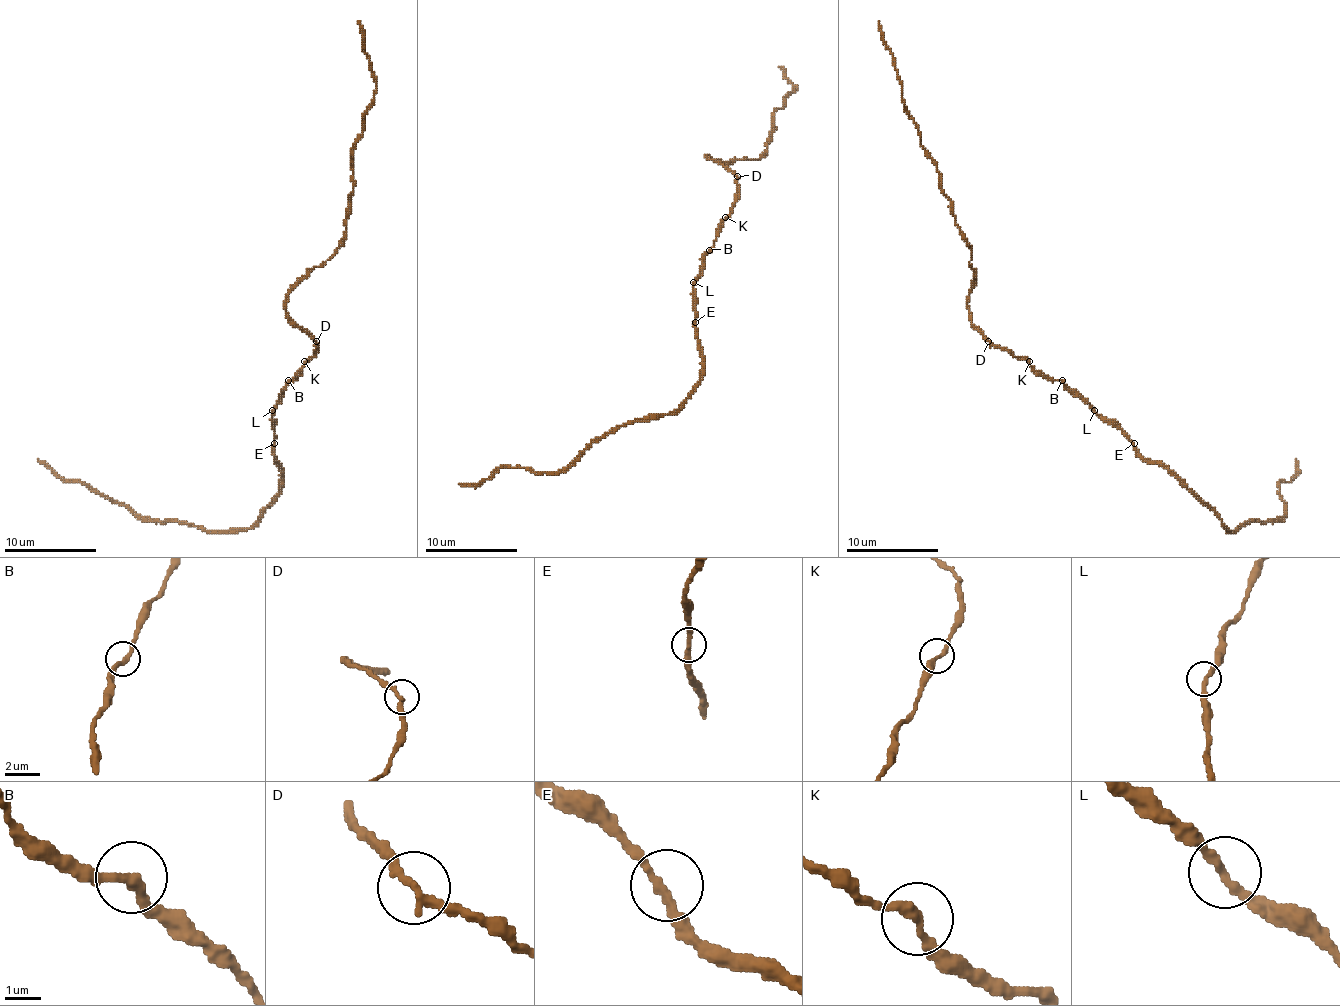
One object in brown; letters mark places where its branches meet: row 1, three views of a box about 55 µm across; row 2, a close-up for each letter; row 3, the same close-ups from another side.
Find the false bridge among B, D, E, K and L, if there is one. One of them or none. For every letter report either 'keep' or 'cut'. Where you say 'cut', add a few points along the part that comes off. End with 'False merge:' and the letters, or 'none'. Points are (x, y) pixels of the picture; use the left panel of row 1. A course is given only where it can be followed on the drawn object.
B: keep
D: keep
E: keep
K: keep
L: keep
False merge: none

